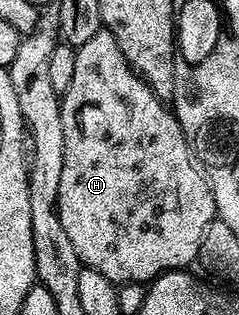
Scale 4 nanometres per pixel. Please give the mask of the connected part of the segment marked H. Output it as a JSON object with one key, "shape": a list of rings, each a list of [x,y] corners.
{"shape":[[[101,29],[93,33],[93,37],[85,41],[85,45],[77,48],[73,61],[73,78],[70,79],[67,88],[61,92],[59,108],[61,109],[61,129],[65,129],[65,165],[61,169],[61,185],[59,186],[59,220],[61,229],[65,229],[73,249],[77,249],[80,264],[97,269],[97,273],[105,273],[105,277],[112,279],[116,285],[124,283],[147,285],[167,271],[182,271],[190,268],[196,262],[207,227],[217,219],[215,195],[211,191],[211,184],[204,168],[201,163],[199,168],[199,163],[195,160],[190,145],[187,144],[190,143],[189,137],[176,121],[174,110],[164,100],[158,99],[149,89],[146,81],[127,64],[113,33]]]}

